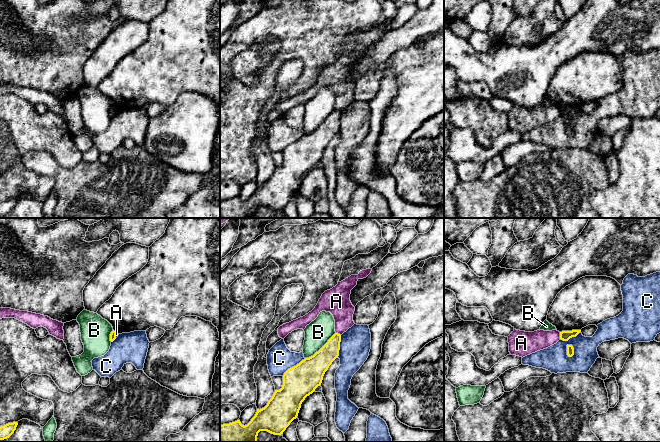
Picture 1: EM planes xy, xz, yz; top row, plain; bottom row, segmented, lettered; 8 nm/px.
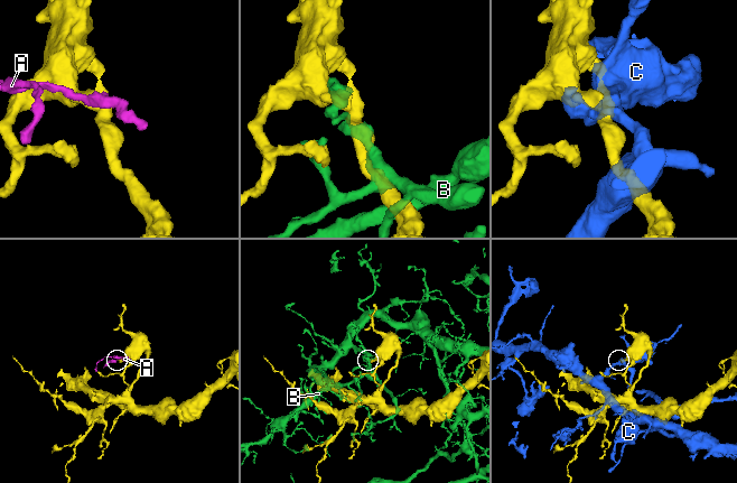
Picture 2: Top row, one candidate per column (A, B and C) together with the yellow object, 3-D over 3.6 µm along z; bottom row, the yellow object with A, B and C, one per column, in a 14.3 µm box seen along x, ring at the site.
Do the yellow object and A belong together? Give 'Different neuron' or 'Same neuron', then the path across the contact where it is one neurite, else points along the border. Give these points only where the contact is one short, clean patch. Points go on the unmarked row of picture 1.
Different neuron. Boundary: yz (559, 108), (560, 114)

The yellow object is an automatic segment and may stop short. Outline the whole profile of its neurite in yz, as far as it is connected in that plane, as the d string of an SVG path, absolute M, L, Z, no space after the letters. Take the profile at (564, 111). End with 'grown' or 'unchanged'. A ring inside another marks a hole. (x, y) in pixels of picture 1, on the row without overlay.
M572 106L572 107L562 107L560 108L560 115L563 117L568 117L572 113L576 113L581 106Z; unchanged

